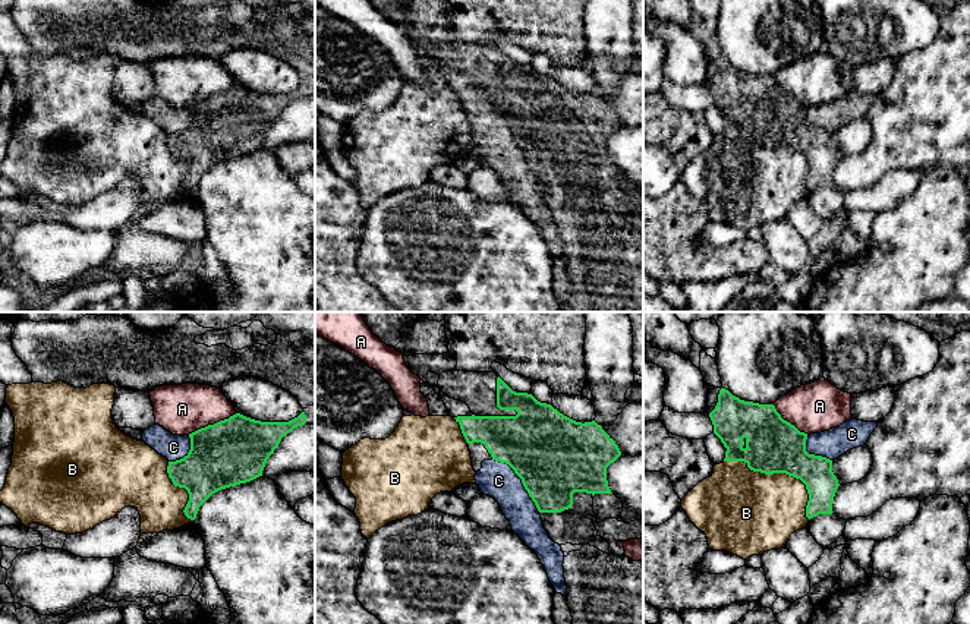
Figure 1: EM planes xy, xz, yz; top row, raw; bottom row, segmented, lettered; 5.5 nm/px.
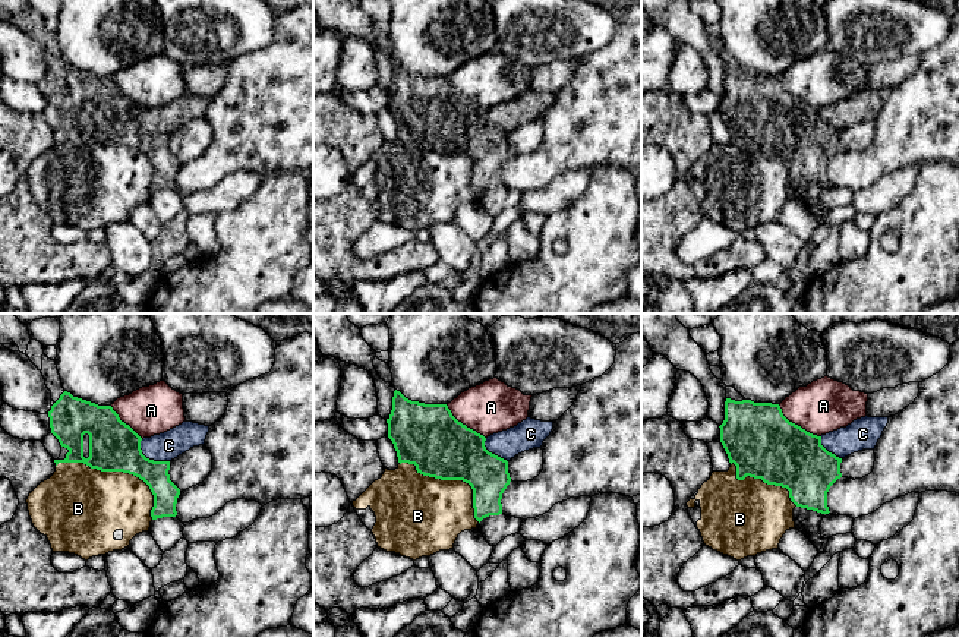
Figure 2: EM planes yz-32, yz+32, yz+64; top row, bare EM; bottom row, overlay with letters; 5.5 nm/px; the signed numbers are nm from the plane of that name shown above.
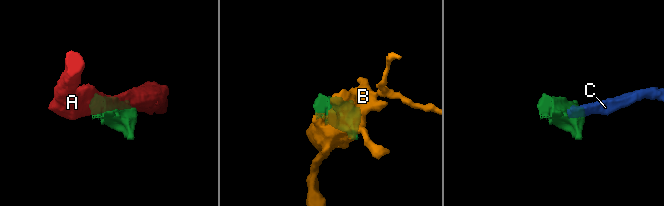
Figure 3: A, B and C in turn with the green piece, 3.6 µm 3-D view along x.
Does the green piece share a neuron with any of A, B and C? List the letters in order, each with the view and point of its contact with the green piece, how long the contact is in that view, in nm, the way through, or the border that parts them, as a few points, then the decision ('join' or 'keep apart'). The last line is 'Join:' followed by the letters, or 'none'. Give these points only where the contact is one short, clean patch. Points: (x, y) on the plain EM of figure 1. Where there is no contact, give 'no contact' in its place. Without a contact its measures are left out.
A: contact xy (211, 97); length 300 nm; keep apart
B: contact yz (781, 144); length 550 nm; keep apart
C: contact xz (522, 153); length 400 nm; way xz (554, 128), (522, 153), (498, 153); join
Join: C

